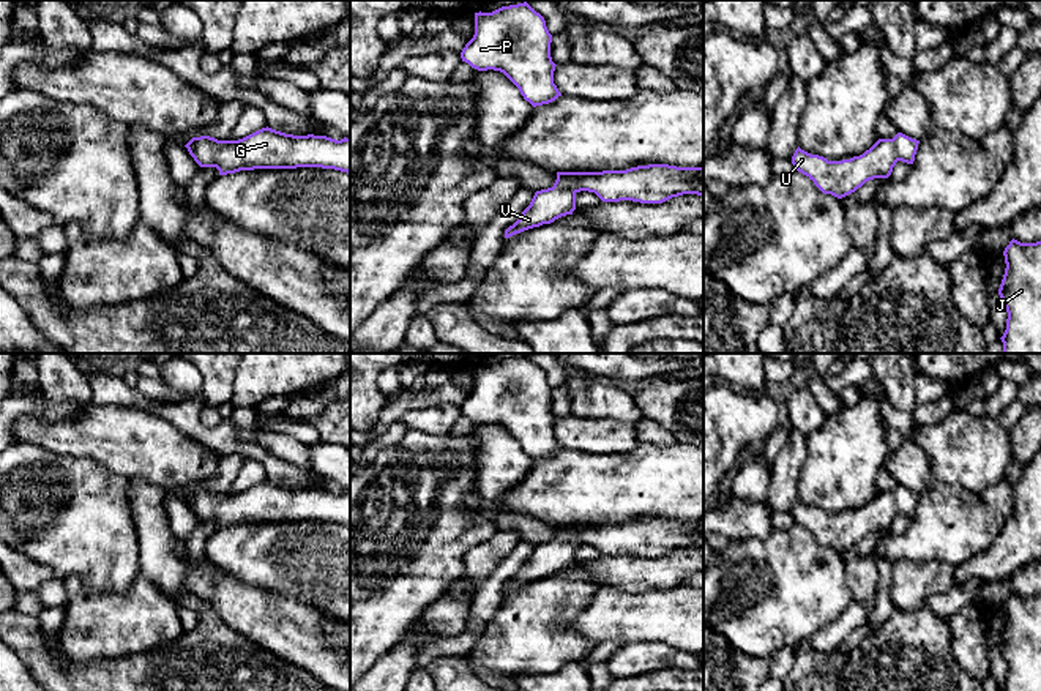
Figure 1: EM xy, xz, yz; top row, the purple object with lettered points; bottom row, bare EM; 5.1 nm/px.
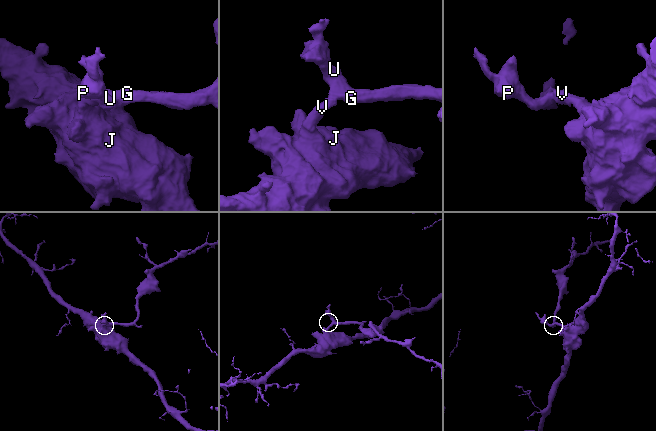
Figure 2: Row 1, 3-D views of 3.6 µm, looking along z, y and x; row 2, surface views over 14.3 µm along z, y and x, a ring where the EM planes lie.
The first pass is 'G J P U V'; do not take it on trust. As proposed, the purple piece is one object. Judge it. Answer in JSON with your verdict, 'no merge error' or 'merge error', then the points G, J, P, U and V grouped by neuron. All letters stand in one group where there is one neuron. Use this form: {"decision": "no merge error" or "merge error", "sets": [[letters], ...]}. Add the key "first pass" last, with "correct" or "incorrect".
{"decision": "no merge error", "sets": [["G", "J", "P", "U", "V"]], "first pass": "correct"}

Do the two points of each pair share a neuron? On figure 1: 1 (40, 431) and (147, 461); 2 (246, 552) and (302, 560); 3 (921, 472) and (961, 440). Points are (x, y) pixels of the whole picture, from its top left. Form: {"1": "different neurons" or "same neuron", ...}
{"1": "same neuron", "2": "same neuron", "3": "different neurons"}

